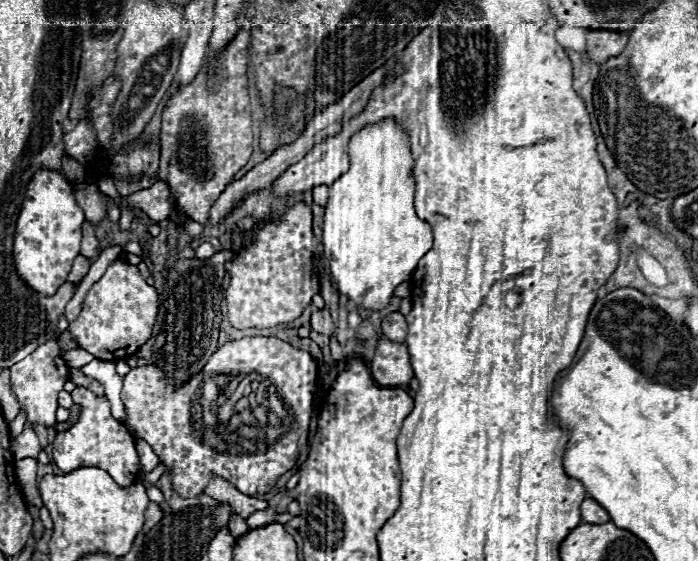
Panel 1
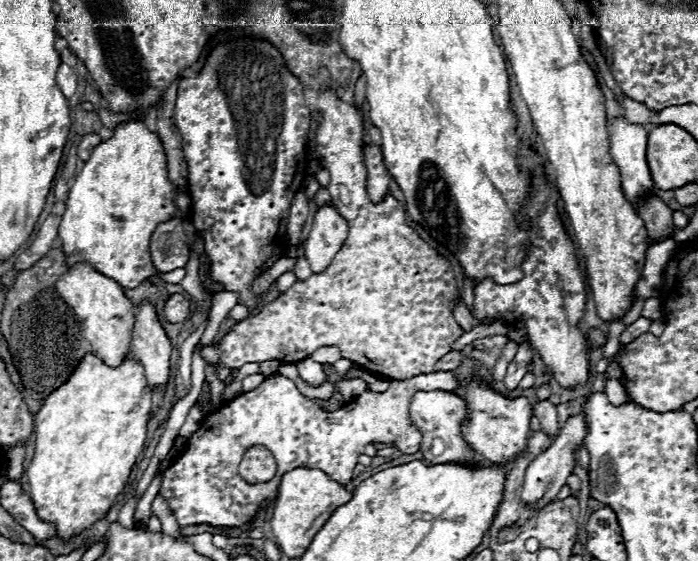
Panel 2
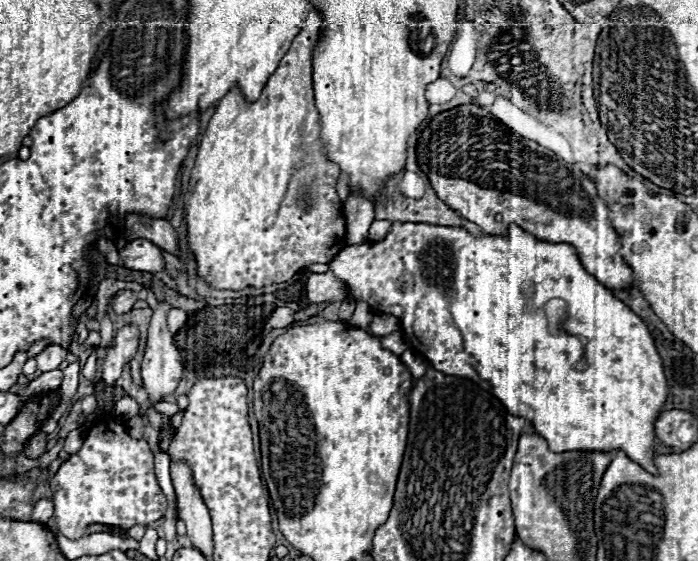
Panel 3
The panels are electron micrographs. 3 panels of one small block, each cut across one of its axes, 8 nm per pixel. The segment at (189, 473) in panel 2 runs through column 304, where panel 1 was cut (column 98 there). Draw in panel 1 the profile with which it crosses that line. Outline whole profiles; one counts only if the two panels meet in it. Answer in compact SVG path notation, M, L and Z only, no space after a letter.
M78 392L78 404L82 406L82 414L78 422L70 430L58 432L54 438L54 450L52 450L54 464L64 474L84 466L102 468L114 478L116 484L124 488L136 482L140 472L140 462L134 448L134 436L128 432L128 428L122 422L112 418L110 402L106 398L98 398L92 392Z

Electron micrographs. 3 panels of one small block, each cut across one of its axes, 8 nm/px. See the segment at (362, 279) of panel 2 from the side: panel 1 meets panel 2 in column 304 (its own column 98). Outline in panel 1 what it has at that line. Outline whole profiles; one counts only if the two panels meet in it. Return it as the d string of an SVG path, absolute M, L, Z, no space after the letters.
M116 258L104 272L104 276L94 282L82 302L82 310L74 322L70 322L68 332L72 340L94 354L100 360L118 360L132 356L148 338L156 320L158 294L156 288L140 278L138 266Z

